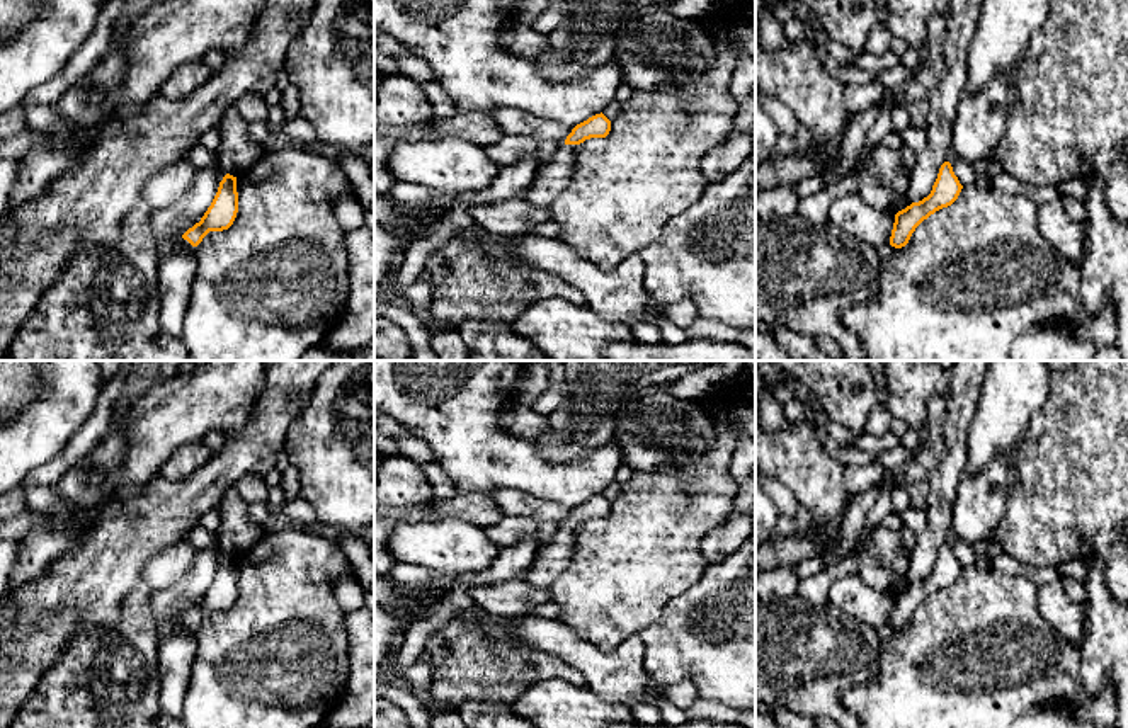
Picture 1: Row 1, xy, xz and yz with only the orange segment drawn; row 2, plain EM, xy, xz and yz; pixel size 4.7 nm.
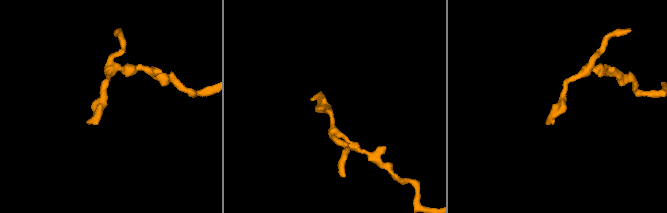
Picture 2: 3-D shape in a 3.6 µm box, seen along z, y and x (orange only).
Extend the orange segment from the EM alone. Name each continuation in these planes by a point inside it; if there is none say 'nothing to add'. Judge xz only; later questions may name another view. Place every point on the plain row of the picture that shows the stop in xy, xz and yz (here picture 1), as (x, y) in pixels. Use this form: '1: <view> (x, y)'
1: xz (552, 560)

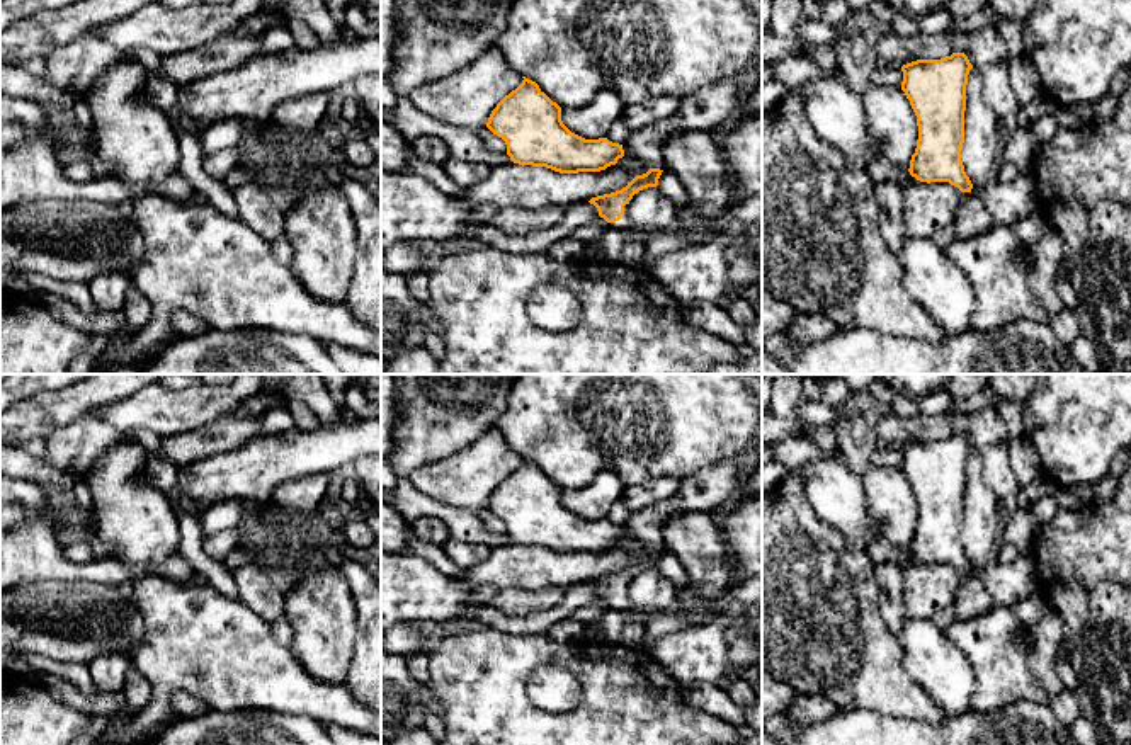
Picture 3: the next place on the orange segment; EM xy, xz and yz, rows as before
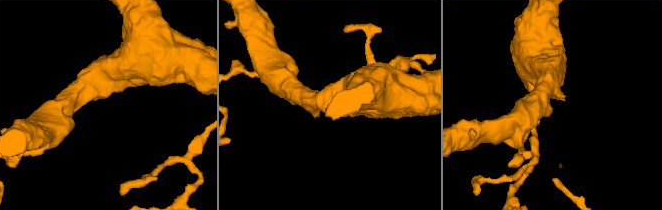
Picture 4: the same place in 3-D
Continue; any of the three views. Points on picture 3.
1: xz (633, 635)

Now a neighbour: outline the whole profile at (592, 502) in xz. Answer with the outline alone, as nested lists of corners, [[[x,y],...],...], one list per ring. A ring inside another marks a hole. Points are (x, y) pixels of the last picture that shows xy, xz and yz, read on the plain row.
[[[605,468],[583,488],[561,490],[563,505],[585,520],[605,519],[612,503],[617,502],[626,490],[621,476]]]

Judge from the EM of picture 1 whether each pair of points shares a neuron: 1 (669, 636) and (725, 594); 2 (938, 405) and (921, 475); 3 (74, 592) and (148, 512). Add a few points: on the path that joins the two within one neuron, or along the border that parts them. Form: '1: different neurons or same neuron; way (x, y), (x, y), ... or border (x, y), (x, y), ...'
1: same neuron; way (683, 636), (712, 608)
2: same neuron; way (934, 422), (931, 451), (926, 458)
3: same neuron; way (94, 572), (131, 533)

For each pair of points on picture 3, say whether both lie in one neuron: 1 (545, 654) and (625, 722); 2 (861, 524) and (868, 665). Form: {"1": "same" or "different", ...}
{"1": "same", "2": "different"}

